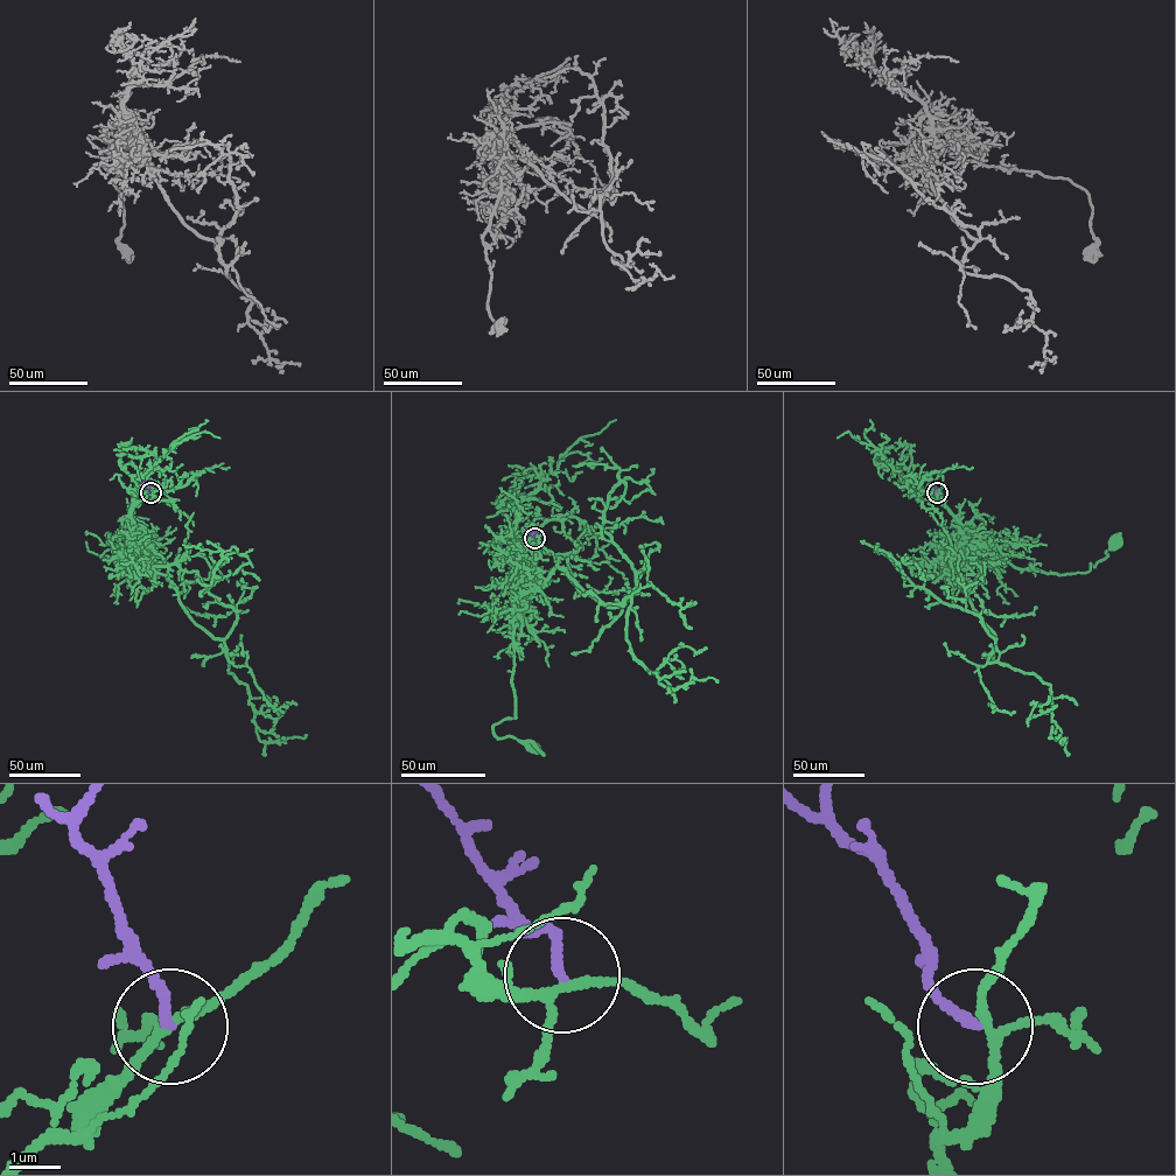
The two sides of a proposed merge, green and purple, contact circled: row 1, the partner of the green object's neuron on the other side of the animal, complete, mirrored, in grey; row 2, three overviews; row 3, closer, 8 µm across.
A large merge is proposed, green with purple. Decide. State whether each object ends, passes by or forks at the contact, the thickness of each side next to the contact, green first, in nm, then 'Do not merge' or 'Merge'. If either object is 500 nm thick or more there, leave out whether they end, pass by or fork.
At the ring green forks. At the ring purple ends. Thickness 150 nm (green) against 180 nm. Do not merge

